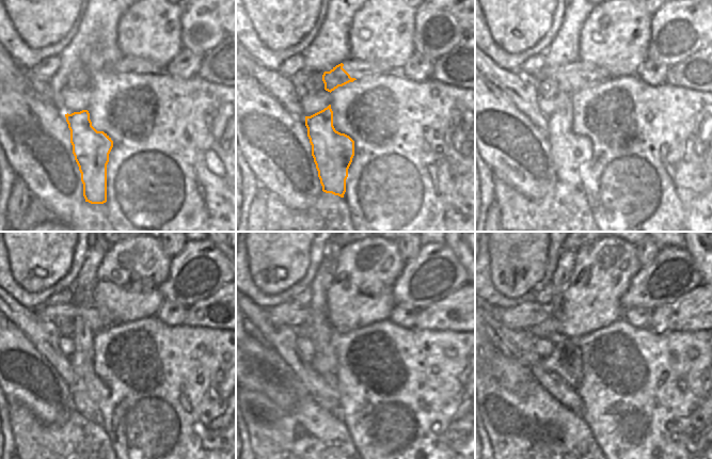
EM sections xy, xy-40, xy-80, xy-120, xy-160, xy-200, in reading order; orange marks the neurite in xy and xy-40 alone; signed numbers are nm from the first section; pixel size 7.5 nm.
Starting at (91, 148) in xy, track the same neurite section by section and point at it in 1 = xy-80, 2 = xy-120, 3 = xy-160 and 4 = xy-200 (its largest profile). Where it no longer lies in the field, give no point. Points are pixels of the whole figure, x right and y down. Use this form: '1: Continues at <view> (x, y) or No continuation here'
1: Continues at xy-80 (569, 151)
2: Continues at xy-120 (88, 390)
3: Continues at xy-160 (321, 336)
4: Continues at xy-200 (560, 279)

